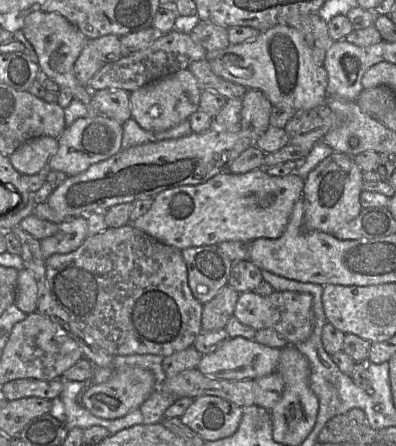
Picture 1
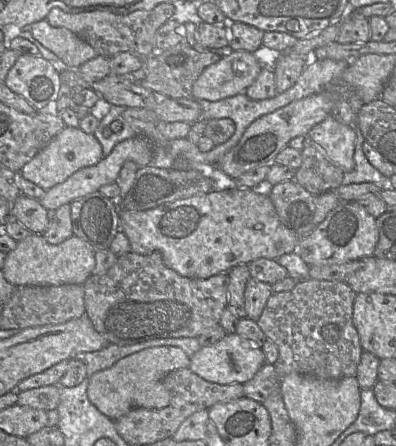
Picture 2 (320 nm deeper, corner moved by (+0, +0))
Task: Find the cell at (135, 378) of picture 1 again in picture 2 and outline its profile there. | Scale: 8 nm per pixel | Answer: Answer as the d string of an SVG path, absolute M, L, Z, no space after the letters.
M160 346L141 350L126 356L108 369L99 371L90 379L87 395L90 402L111 420L117 420L131 409L161 409L170 403L170 394L163 378L176 370L187 368L190 357L179 347Z

